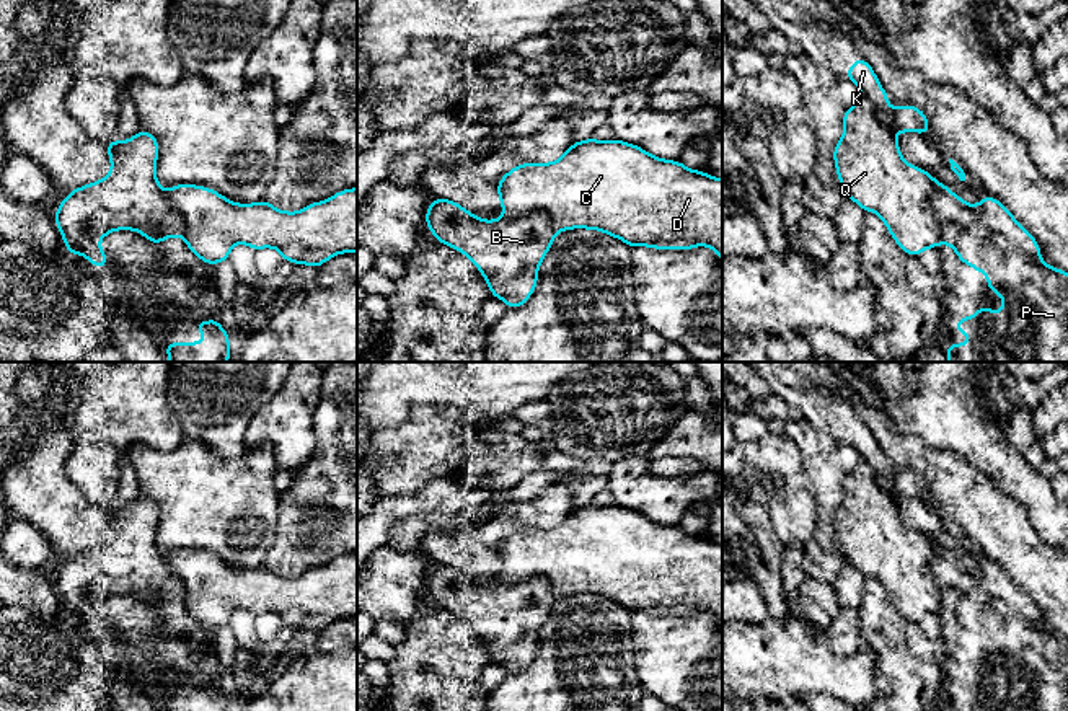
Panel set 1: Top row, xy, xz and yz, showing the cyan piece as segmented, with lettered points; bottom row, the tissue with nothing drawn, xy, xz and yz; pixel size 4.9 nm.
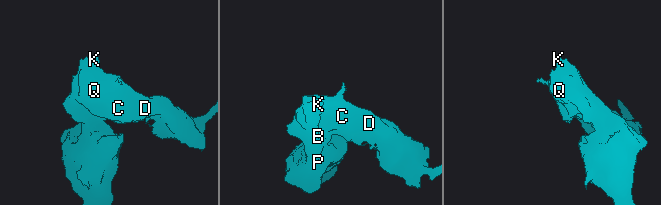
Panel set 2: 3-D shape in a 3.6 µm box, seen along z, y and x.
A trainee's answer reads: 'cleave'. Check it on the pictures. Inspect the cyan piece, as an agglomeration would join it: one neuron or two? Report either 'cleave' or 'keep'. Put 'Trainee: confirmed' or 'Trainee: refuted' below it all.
cleave
Trainee: confirmed

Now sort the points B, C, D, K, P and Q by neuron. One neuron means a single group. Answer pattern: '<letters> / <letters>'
B K P / C D Q

